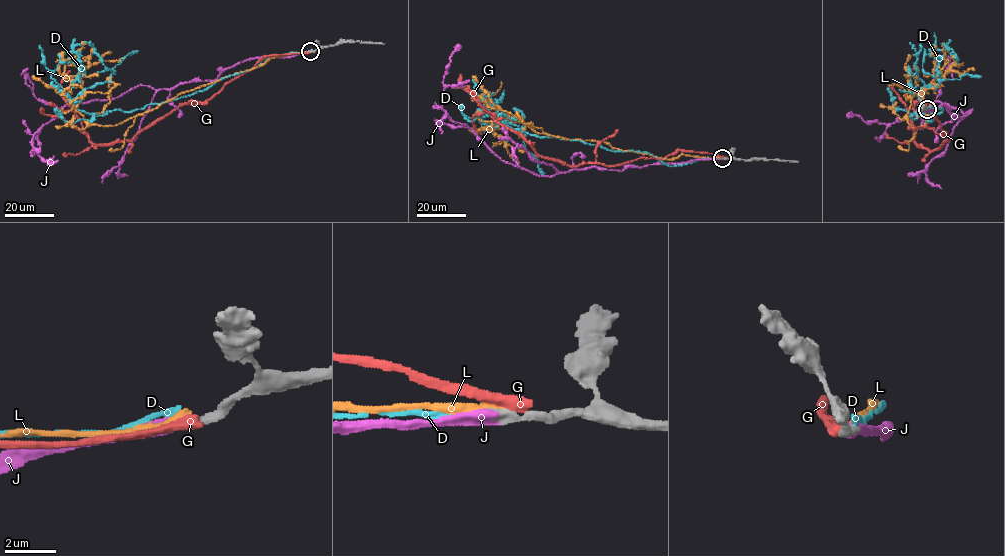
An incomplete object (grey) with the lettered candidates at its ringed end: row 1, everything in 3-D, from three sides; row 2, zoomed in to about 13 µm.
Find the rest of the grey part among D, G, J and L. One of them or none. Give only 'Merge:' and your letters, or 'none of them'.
Merge: J

